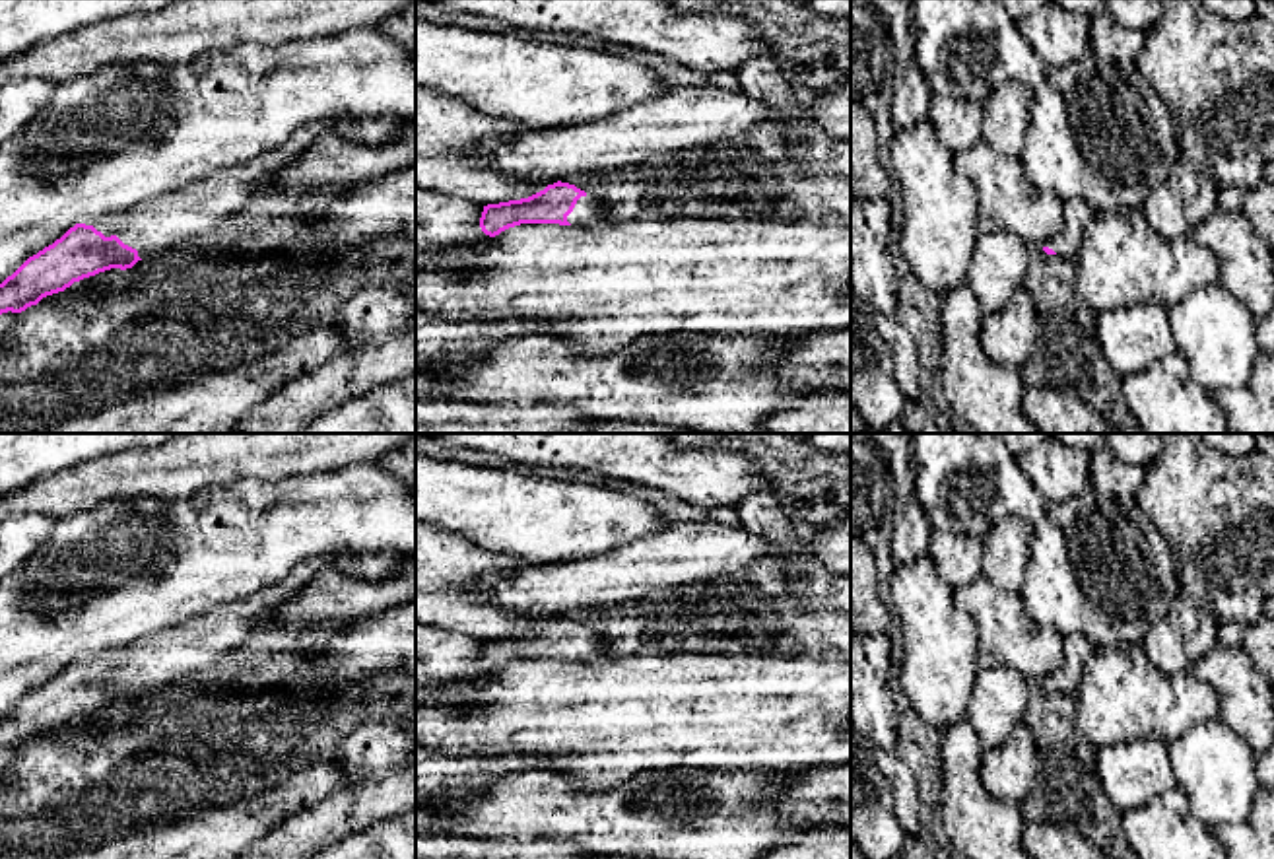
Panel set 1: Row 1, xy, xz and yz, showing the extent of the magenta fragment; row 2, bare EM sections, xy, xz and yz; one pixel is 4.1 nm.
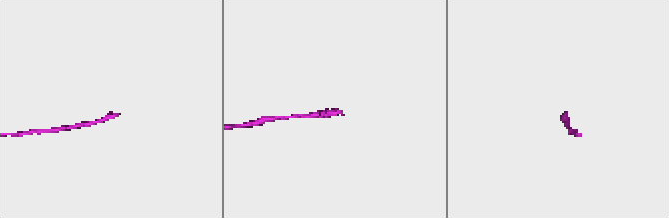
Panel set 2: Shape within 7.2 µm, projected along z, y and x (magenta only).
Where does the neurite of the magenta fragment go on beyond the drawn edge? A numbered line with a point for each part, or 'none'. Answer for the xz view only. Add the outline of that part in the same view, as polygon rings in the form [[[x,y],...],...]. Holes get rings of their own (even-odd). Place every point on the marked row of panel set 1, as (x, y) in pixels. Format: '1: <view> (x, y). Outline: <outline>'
1: xz (587, 210). Outline: [[[587,194],[577,200],[573,212],[567,216],[567,222],[571,225],[596,225],[608,222],[608,218],[604,214],[604,206]]]

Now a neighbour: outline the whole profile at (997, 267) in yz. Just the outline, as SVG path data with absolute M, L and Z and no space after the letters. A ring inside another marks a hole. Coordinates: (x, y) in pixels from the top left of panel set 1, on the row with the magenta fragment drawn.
M1008 231L977 233L967 286L985 313L996 313L1018 288L1023 288L1029 251L1031 247Z

